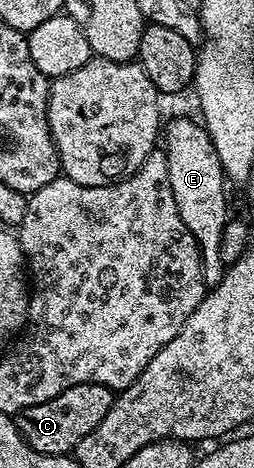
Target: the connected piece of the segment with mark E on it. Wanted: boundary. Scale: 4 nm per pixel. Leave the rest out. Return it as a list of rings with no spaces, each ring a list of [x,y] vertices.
[[[173,118],[170,122],[168,119],[163,130],[165,171],[171,180],[171,196],[175,196],[175,208],[179,208],[179,216],[183,216],[187,232],[191,232],[201,250],[203,280],[214,282],[217,286],[220,284],[217,278],[222,281],[227,269],[226,263],[221,261],[223,228],[231,217],[229,202],[225,199],[227,179],[223,164],[219,164],[219,152],[215,152],[211,136],[205,131],[204,125],[194,118]]]

